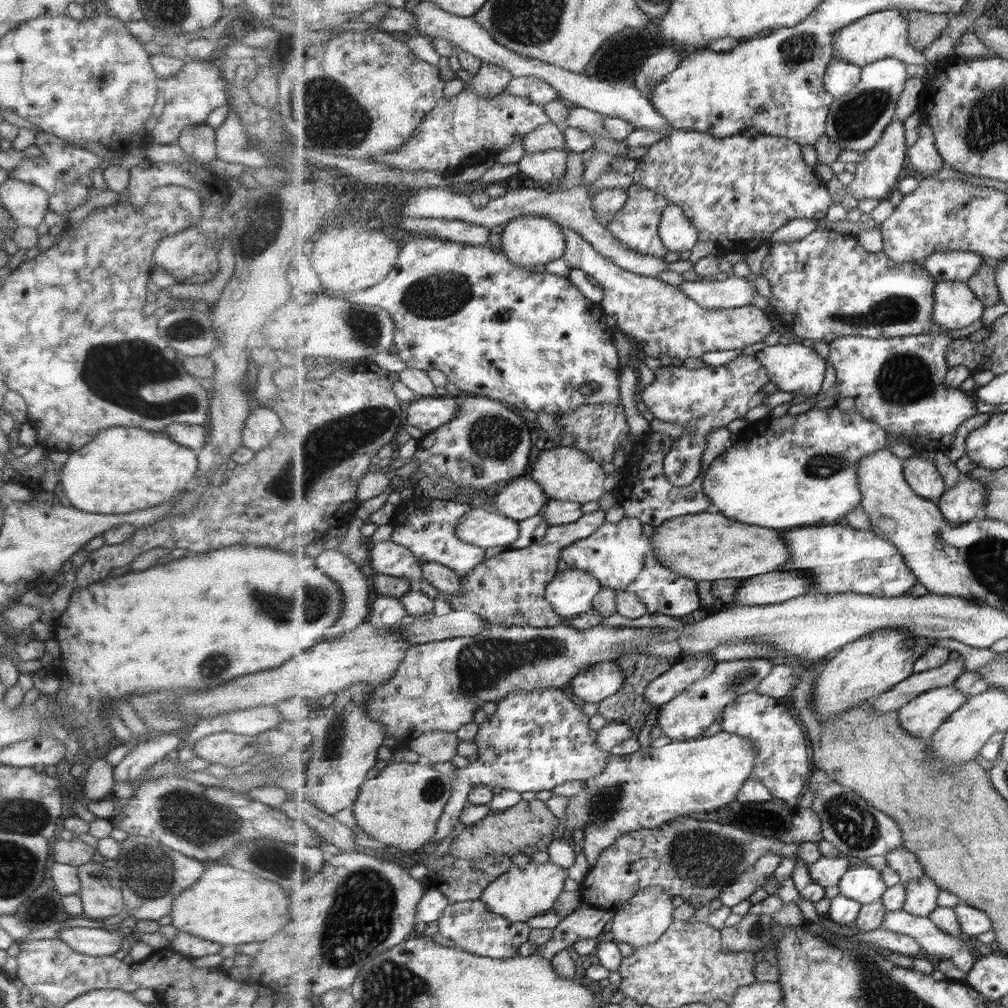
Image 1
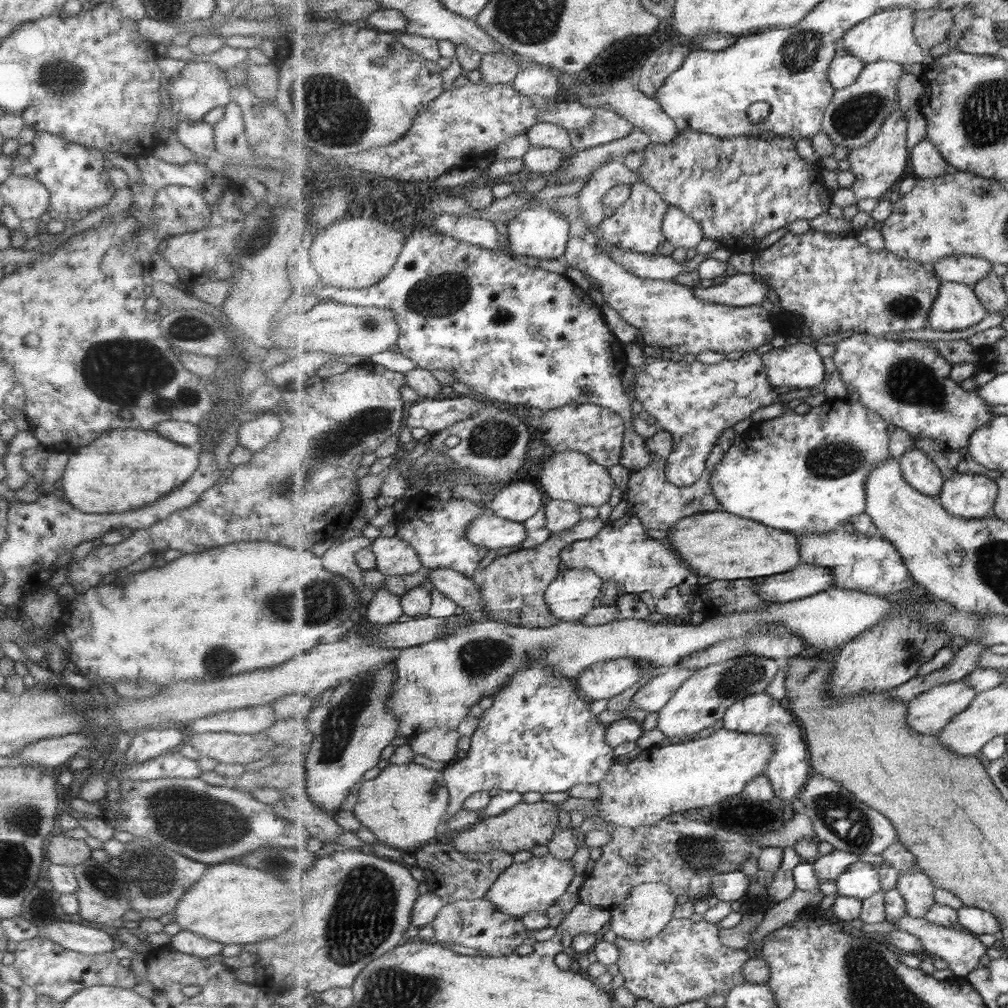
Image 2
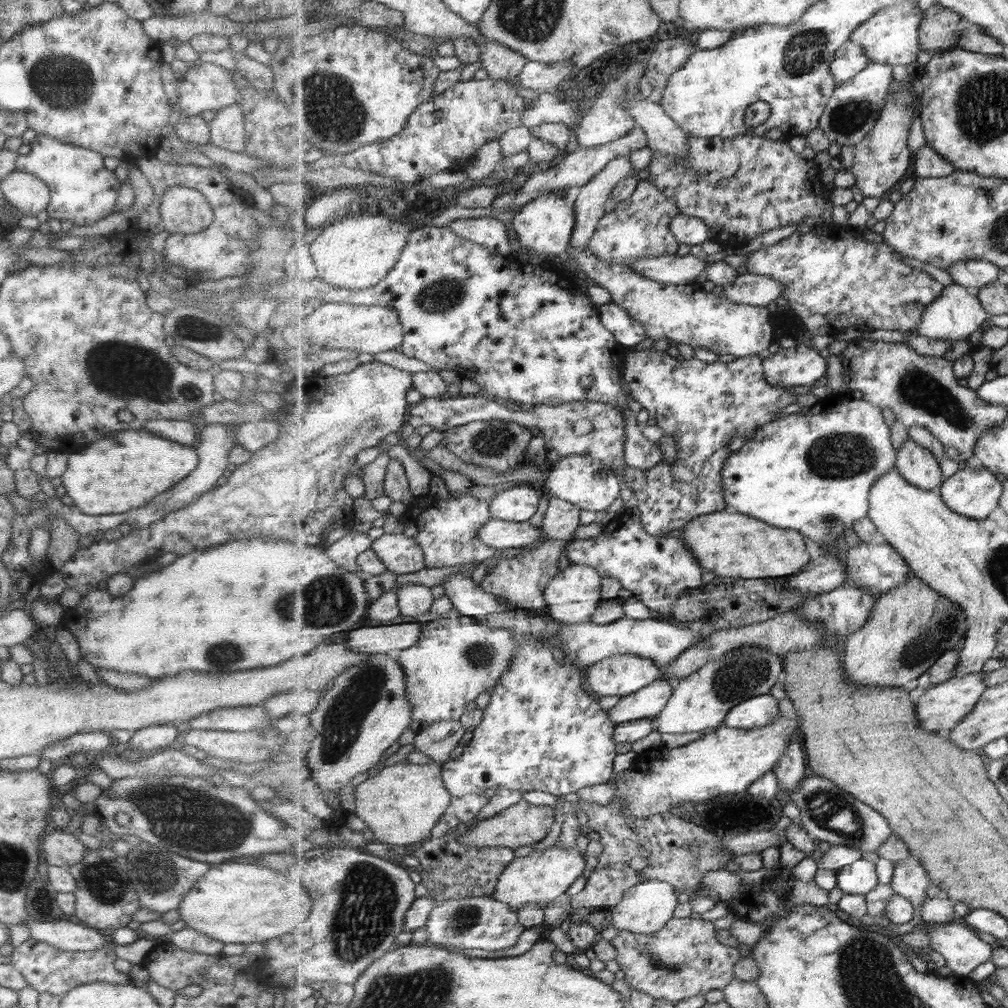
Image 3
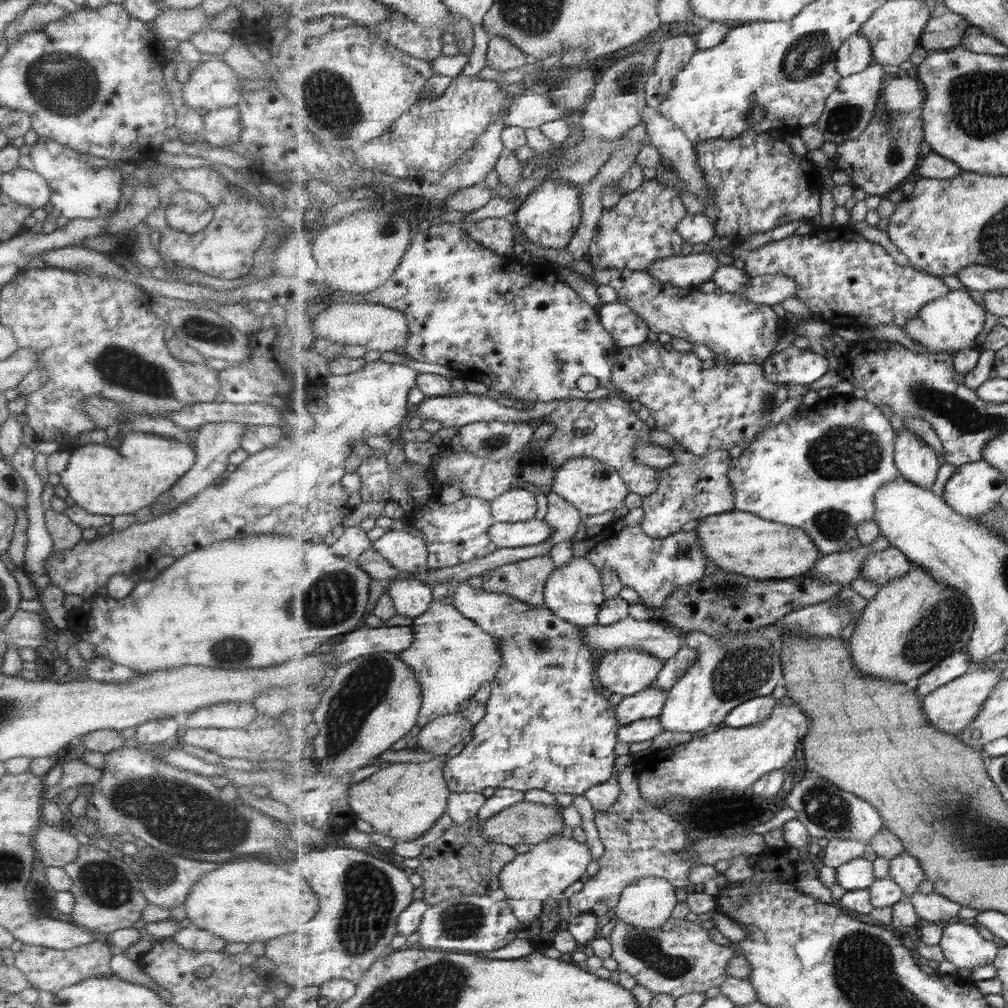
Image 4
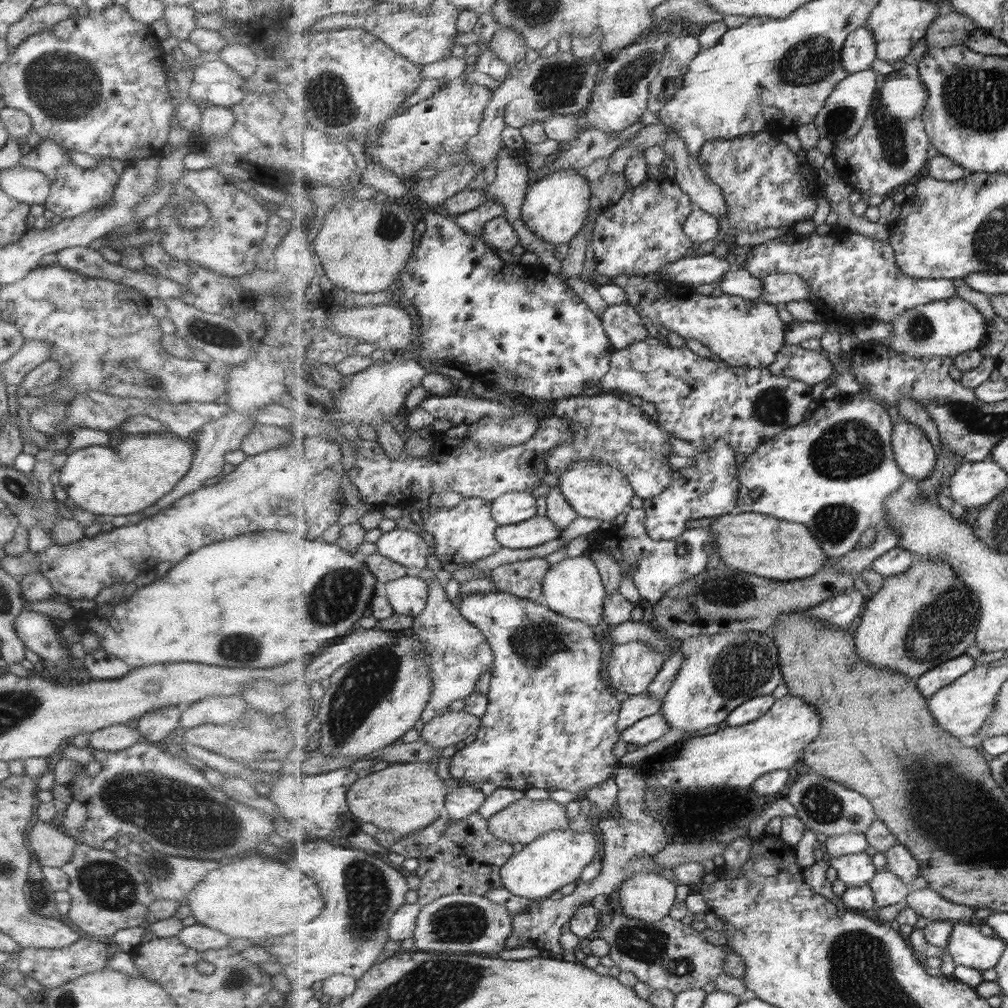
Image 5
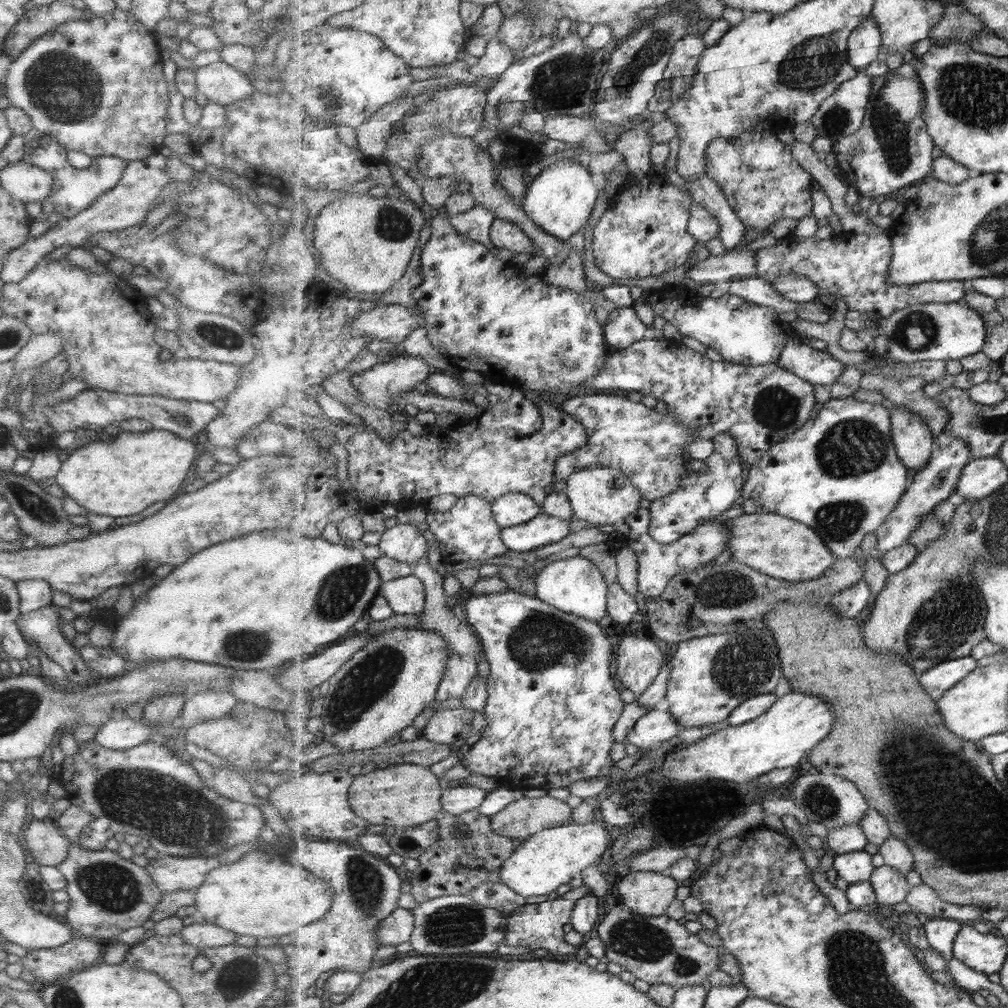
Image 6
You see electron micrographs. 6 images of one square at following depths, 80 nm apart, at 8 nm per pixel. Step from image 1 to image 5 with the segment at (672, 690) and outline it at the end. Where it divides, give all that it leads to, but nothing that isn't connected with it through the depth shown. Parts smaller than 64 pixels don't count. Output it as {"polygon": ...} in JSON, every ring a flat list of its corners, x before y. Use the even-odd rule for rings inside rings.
{"polygon":[[646,694,631,695,623,701,620,717,618,720,618,730,622,735,625,730,629,730,633,724,643,717,649,717,662,713,663,702,659,698,647,696]]}

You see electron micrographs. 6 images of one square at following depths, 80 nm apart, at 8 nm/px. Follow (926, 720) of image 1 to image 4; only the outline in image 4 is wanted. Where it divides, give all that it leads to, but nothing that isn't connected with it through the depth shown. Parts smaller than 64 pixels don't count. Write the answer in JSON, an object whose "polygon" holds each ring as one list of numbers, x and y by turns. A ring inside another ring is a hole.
{"polygon":[[975,667,970,673,965,674,962,678,957,678,953,682,949,682,943,688,935,690,934,693,923,698,923,709,927,712,927,719,931,721,934,728,947,733,947,735,955,735,960,737,973,721,979,718,987,704,987,698,991,698,994,693,995,686,1003,680,1003,672,999,669,981,669]]}

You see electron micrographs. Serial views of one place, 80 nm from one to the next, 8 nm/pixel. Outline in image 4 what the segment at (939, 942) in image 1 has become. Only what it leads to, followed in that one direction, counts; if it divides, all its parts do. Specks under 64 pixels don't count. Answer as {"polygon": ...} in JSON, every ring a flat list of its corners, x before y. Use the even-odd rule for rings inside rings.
{"polygon":[[962,923,945,925,939,946,943,949,946,959,956,964,958,970,992,964,992,962,998,958,999,952,1002,949,1000,941,996,939,985,940,985,938,979,934,979,929,977,930,975,926]]}

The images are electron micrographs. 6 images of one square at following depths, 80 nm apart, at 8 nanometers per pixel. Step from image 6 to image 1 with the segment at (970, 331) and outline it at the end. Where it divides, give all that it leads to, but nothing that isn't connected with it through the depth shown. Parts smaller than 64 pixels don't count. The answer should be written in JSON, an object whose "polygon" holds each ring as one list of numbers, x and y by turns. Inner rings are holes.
{"polygon":[[944,280,935,285,933,325,961,330,981,321,985,305,966,282]]}

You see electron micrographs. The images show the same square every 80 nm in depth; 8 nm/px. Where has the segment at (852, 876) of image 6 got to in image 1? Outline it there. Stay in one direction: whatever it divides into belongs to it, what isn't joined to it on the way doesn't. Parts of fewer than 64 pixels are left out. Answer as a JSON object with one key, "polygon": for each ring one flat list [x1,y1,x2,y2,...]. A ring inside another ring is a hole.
{"polygon":[[861,859,845,873,838,884,841,895,863,904,882,900,888,886,881,870,872,868]]}

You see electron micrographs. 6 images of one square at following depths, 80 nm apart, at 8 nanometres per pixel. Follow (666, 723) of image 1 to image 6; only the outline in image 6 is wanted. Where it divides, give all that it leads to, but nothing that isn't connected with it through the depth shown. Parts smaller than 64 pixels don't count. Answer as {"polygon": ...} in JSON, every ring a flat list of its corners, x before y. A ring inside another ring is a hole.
{"polygon":[[767,626,738,627,735,632,680,642,670,660,673,671,664,706,684,729,718,725,743,702,774,693,785,678,780,659,778,643]]}

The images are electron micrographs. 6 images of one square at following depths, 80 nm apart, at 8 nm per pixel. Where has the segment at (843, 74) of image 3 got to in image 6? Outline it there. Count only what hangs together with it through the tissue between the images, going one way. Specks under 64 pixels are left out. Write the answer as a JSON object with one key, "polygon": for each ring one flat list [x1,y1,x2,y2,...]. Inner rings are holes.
{"polygon":[[871,16,858,26,849,38,849,61,851,66,863,71,871,62,882,57,882,34]]}

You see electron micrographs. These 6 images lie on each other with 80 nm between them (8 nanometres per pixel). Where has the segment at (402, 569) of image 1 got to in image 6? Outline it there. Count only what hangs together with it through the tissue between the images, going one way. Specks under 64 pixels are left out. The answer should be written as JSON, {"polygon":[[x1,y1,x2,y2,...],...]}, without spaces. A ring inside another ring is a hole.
{"polygon":[[397,523,382,533,379,549,389,558,413,566,428,556,427,538,421,533,422,529,423,526,416,523]]}

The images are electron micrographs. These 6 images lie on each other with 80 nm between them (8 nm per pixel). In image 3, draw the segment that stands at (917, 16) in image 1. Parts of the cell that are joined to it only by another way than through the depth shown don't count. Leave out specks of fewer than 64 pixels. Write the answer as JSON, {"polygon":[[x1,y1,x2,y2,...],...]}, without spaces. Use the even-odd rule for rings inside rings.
{"polygon":[[935,3,932,8,927,9,922,14,922,21,919,27,921,48,932,53,942,49,956,48,956,42,964,29,960,24,962,20,961,14]]}

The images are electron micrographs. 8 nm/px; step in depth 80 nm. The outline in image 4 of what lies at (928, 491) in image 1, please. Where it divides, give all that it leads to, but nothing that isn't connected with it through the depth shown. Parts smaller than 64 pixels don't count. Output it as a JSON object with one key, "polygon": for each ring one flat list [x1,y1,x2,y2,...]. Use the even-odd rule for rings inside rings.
{"polygon":[[906,427,897,434,895,460,899,473,917,486,933,486,942,465,936,450]]}

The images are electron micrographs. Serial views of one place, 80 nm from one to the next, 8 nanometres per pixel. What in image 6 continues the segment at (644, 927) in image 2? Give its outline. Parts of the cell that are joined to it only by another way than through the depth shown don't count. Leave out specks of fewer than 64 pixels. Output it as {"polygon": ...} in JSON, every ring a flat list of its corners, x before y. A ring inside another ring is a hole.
{"polygon":[[630,872,618,883,618,894,622,897,623,905,635,914,643,916,667,915,667,909,678,897,679,883,667,873]]}

